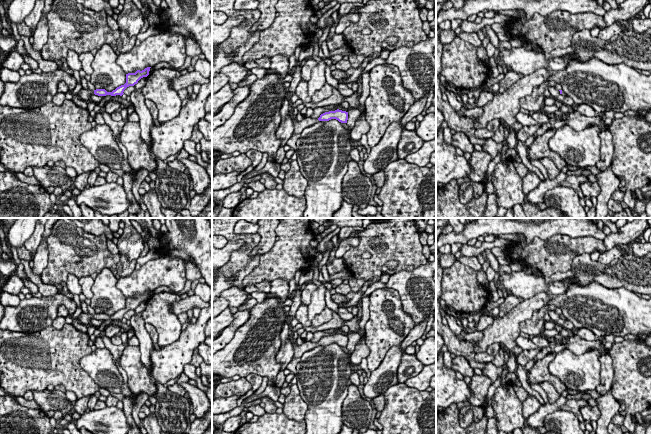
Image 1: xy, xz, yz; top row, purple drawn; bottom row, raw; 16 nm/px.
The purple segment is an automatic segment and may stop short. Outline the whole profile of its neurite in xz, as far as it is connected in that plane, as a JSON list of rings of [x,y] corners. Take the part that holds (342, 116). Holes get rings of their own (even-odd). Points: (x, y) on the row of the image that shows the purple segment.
[[[337,109],[335,111],[325,112],[321,114],[320,117],[317,119],[314,119],[311,117],[308,117],[308,118],[305,117],[302,121],[297,121],[294,118],[293,119],[293,125],[294,125],[293,134],[301,134],[305,128],[310,127],[319,121],[329,121],[331,119],[336,119],[341,123],[347,123],[348,112]]]

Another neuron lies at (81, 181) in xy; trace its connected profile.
[[[90,172],[78,175],[75,178],[75,181],[73,182],[73,187],[79,189],[80,191],[82,191],[83,189],[86,189],[86,185],[88,184],[89,174]]]

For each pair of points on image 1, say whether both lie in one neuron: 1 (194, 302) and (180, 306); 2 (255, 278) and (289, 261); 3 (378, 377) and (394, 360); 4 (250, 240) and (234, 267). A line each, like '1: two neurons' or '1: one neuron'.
1: one neuron
2: one neuron
3: one neuron
4: one neuron

